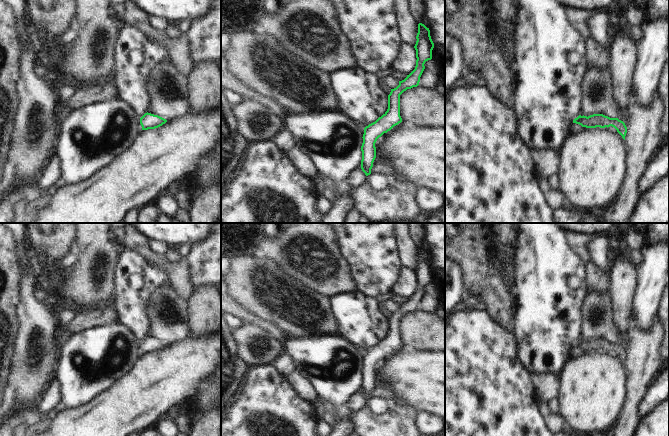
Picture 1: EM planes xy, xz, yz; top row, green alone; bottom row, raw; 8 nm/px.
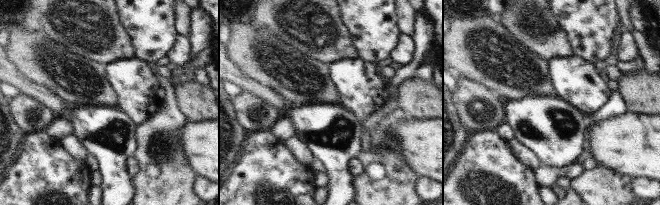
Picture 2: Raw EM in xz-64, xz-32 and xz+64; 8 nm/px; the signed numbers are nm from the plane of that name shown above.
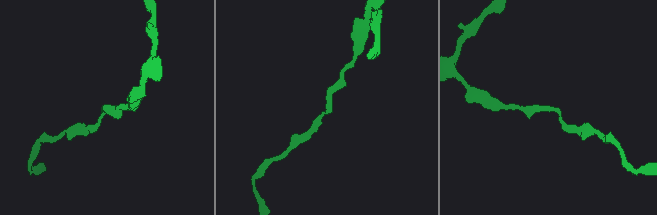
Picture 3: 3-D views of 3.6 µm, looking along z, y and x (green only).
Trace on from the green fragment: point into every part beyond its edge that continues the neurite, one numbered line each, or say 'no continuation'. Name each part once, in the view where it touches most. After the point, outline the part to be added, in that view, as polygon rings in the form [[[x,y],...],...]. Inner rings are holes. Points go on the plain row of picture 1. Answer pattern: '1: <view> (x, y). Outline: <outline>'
no continuation.

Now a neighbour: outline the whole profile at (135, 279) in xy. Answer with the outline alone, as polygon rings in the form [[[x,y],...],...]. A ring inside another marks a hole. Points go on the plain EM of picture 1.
[[[120,249],[120,256],[114,271],[114,305],[117,322],[124,324],[141,342],[149,330],[147,304],[150,295],[159,287],[170,285],[167,273],[161,268],[150,264],[140,253]]]

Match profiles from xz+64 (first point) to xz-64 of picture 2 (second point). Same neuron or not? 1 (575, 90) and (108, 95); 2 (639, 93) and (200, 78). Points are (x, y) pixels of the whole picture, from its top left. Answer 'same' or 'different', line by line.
1: different
2: different

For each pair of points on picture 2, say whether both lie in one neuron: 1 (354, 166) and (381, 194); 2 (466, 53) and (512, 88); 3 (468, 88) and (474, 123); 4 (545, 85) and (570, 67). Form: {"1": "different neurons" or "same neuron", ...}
{"1": "different neurons", "2": "same neuron", "3": "same neuron", "4": "different neurons"}

